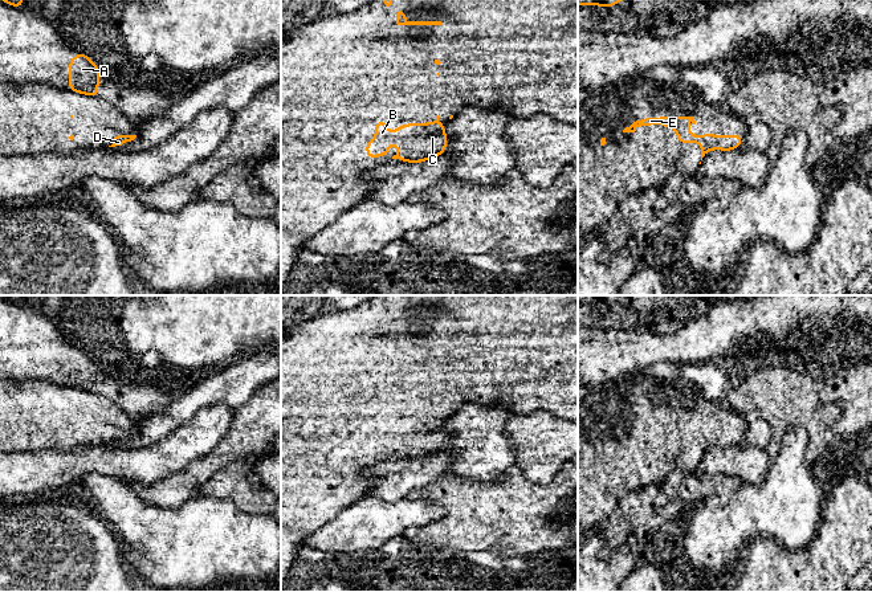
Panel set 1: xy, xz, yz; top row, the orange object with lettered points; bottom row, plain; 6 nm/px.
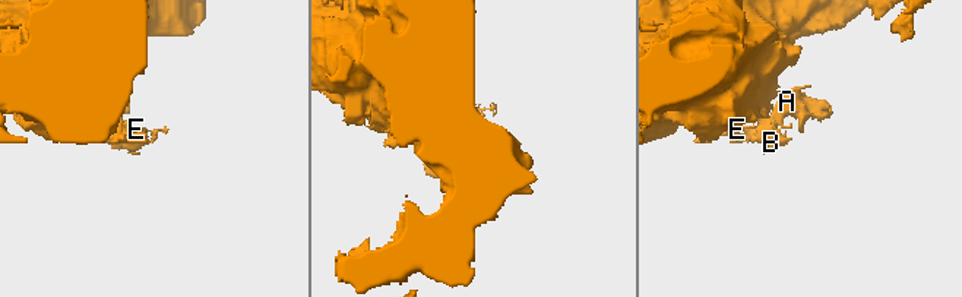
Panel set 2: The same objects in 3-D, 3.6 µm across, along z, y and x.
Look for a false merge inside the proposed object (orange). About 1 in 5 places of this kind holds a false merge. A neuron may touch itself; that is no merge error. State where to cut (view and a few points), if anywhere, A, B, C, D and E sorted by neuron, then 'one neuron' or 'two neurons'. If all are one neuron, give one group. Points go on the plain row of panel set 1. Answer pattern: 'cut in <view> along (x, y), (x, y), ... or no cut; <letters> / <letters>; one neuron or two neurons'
no cut; A B C D E; one neuron

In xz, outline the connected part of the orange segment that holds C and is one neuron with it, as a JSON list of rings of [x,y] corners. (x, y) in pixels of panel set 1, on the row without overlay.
[[[439,412],[432,420],[409,420],[408,422],[400,420],[395,429],[390,429],[384,419],[379,415],[375,421],[375,437],[364,438],[367,456],[386,453],[390,438],[399,442],[399,449],[392,456],[408,460],[437,454],[447,445],[445,421],[439,417]]]

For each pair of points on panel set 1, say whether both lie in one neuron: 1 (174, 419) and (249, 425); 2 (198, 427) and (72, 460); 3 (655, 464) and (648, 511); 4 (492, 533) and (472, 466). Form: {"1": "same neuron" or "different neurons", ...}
{"1": "different neurons", "2": "same neuron", "3": "different neurons", "4": "different neurons"}

